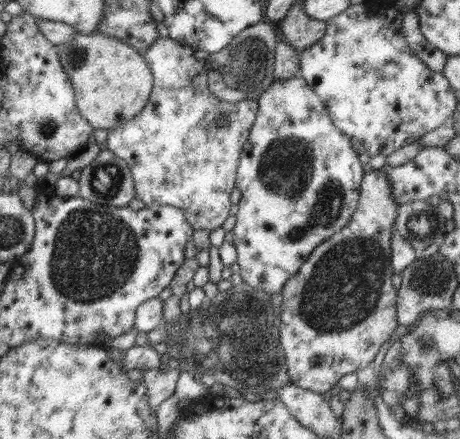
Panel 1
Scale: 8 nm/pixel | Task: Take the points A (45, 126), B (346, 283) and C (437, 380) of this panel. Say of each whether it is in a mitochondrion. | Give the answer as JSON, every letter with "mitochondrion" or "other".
{"A":"mitochondrion","B":"mitochondrion","C":"mitochondrion"}

